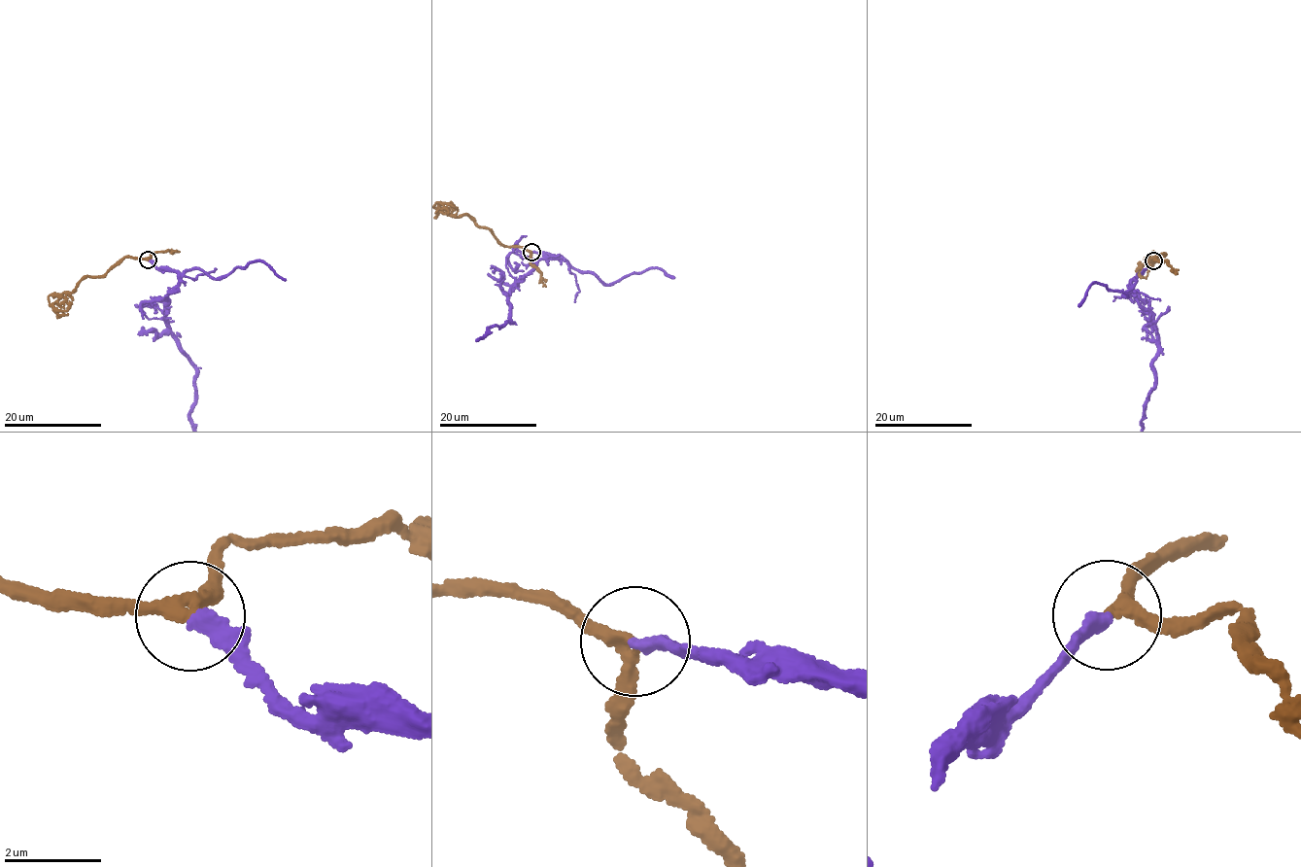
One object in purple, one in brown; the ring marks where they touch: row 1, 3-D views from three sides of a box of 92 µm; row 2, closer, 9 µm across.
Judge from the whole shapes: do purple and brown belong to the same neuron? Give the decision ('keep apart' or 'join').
join

